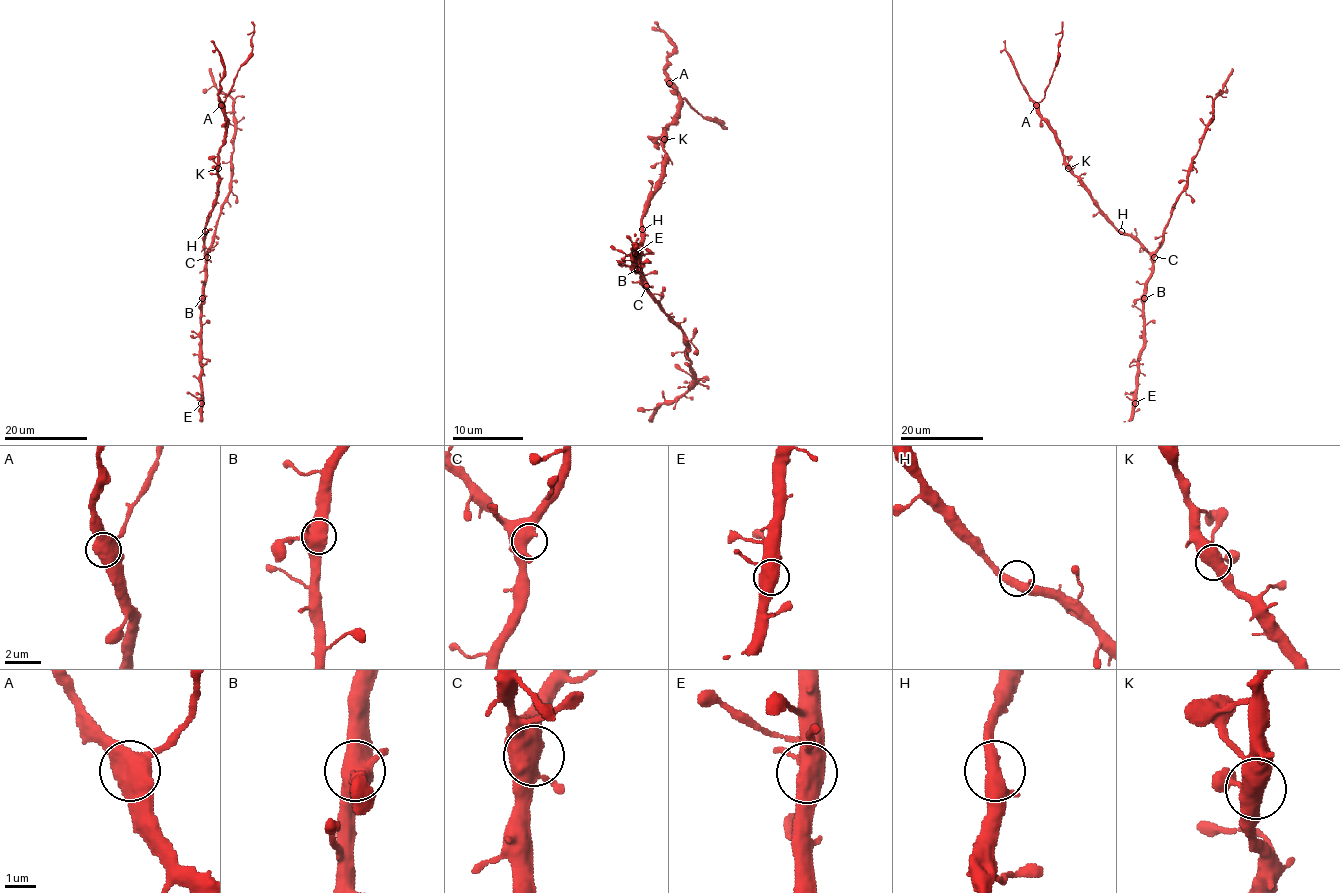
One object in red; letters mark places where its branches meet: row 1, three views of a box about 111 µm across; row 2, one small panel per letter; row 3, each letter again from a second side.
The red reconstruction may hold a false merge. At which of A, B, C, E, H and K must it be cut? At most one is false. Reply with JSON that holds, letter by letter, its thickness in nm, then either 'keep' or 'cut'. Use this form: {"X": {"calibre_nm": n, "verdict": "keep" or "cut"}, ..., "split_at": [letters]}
{"A": {"calibre_nm": 650, "verdict": "keep"}, "B": {"calibre_nm": 550, "verdict": "keep"}, "C": {"calibre_nm": 550, "verdict": "keep"}, "E": {"calibre_nm": 500, "verdict": "keep"}, "H": {"calibre_nm": 360, "verdict": "keep"}, "K": {"calibre_nm": 500, "verdict": "keep"}, "split_at": []}

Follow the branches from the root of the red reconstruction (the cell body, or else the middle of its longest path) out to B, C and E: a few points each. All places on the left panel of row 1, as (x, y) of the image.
B: (204, 233), (205, 283), (202, 298)
C: (204, 233), (207, 257)
E: (204, 233), (201, 403)

